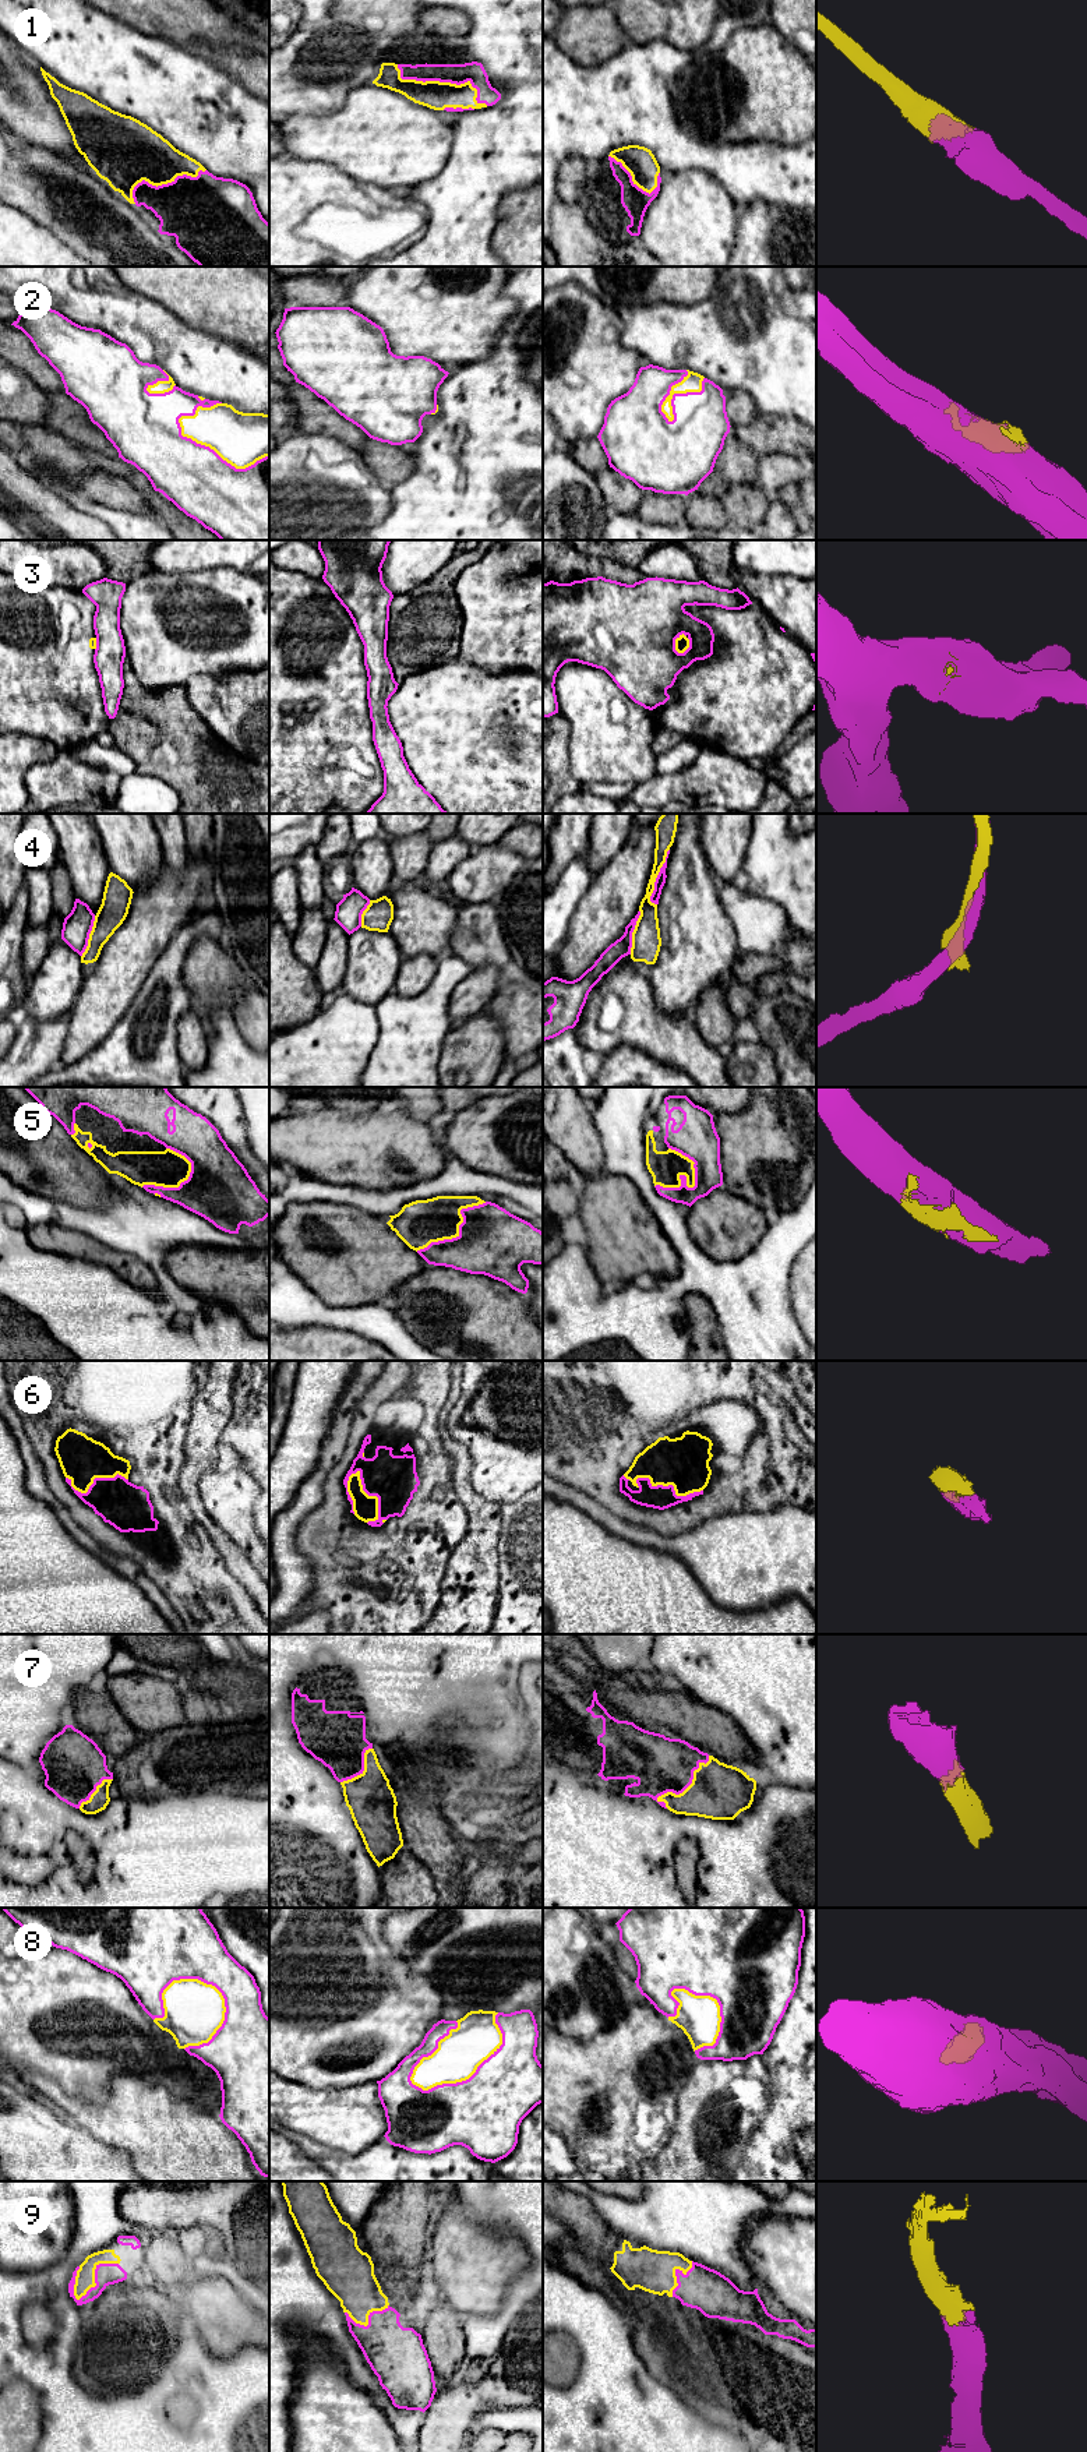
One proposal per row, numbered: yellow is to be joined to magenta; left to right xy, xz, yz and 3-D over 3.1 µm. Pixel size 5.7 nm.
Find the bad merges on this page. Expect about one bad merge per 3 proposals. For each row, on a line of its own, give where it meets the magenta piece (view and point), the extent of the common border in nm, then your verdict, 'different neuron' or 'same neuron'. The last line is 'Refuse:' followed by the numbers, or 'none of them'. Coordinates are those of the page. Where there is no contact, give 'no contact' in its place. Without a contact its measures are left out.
1: meets magenta in xz at (443, 81); contact 600 nm long; same neuron
2: meets magenta in xy at (216, 454); contact 550 nm long; same neuron
3: meets magenta in yz at (674, 644); contact 130 nm long; different neuron
4: meets magenta in yz at (657, 877); contact 340 nm long; different neuron
5: meets magenta in yz at (694, 1161); contact 280 nm long; same neuron
6: meets magenta in xz at (371, 1495); contact 320 nm long; same neuron
7: meets magenta in yz at (688, 1785); contact 400 nm long; same neuron
8: meets magenta in xz at (473, 2074); contact 650 nm long; same neuron
9: meets magenta in xy at (95, 2276); contact 320 nm long; same neuron
Refuse: 3, 4

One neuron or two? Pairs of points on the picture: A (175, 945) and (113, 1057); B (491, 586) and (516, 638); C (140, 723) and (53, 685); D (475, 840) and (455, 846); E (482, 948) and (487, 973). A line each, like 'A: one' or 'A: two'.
A: one
B: one
C: two
D: two
E: two

